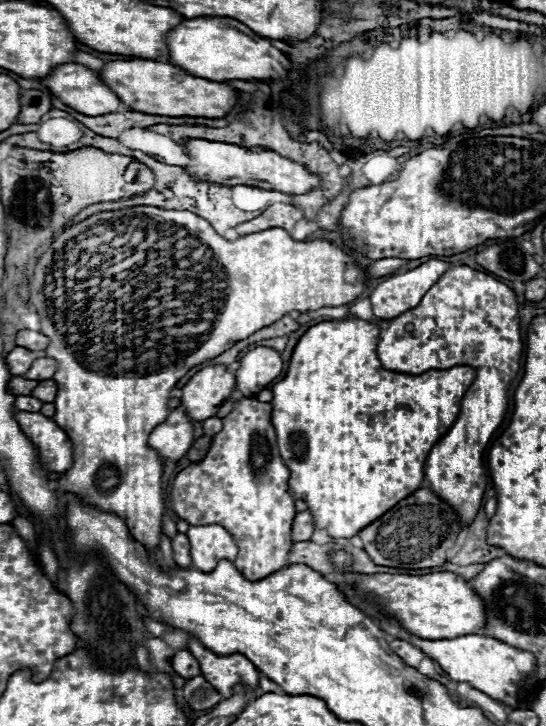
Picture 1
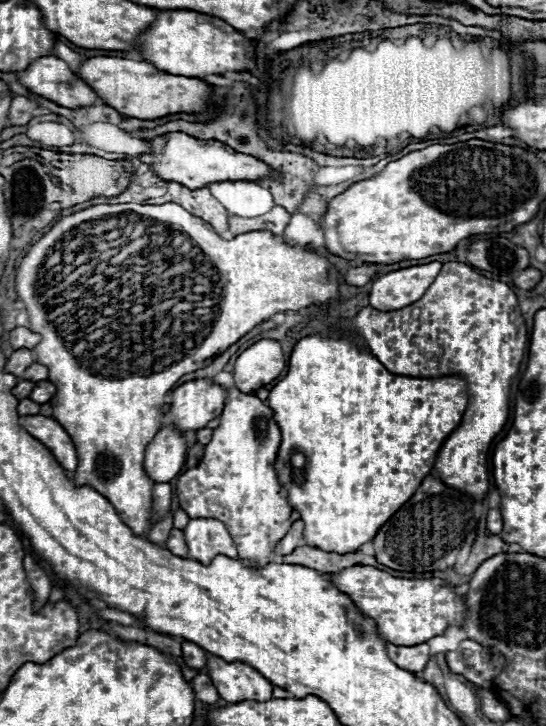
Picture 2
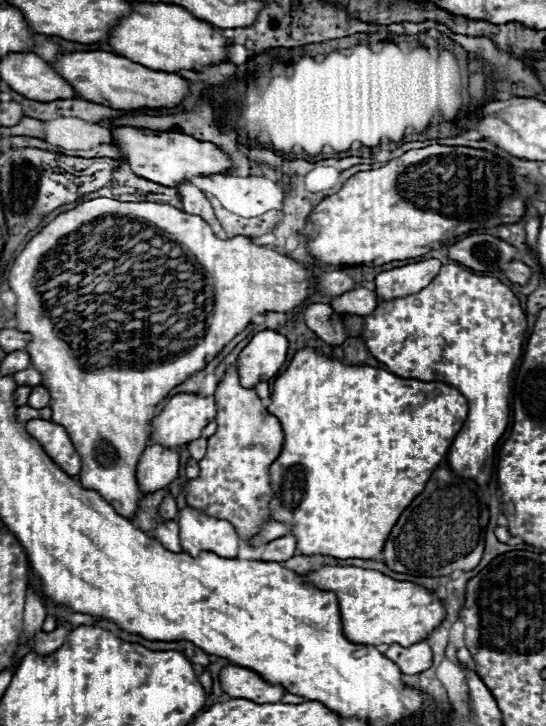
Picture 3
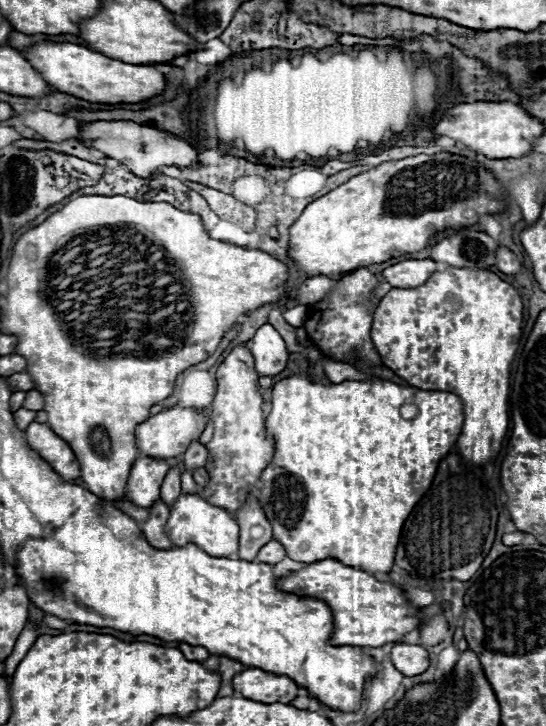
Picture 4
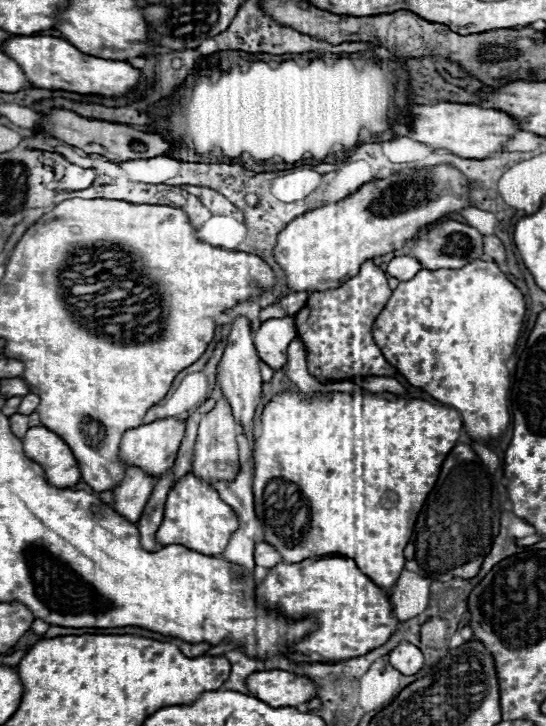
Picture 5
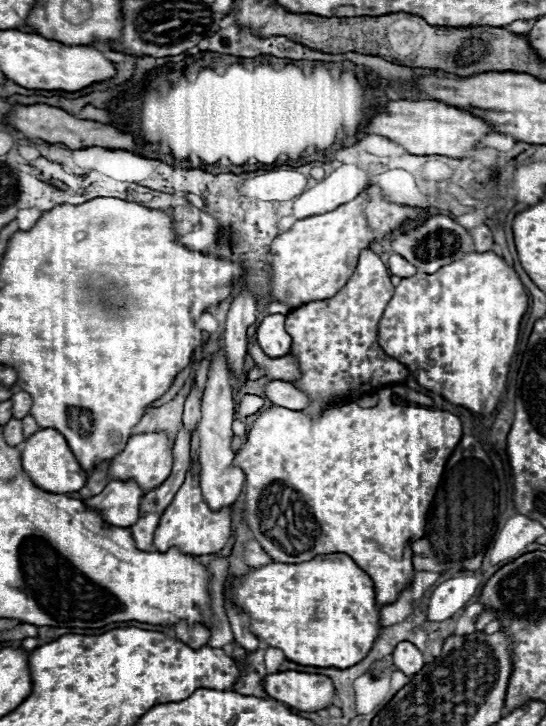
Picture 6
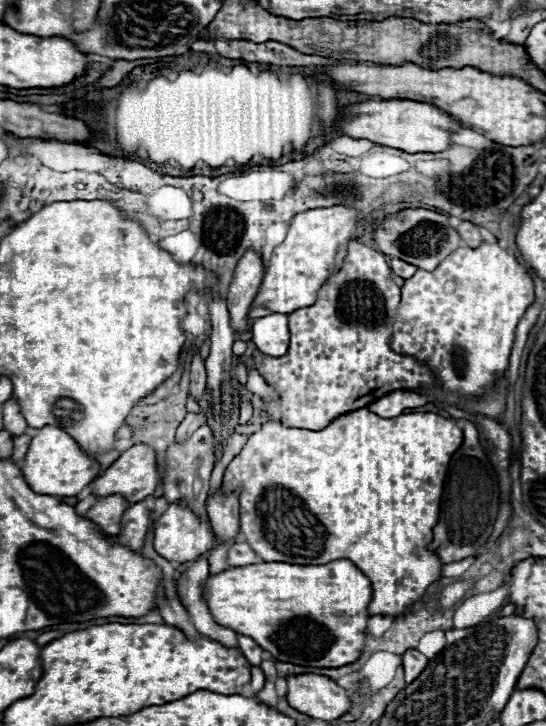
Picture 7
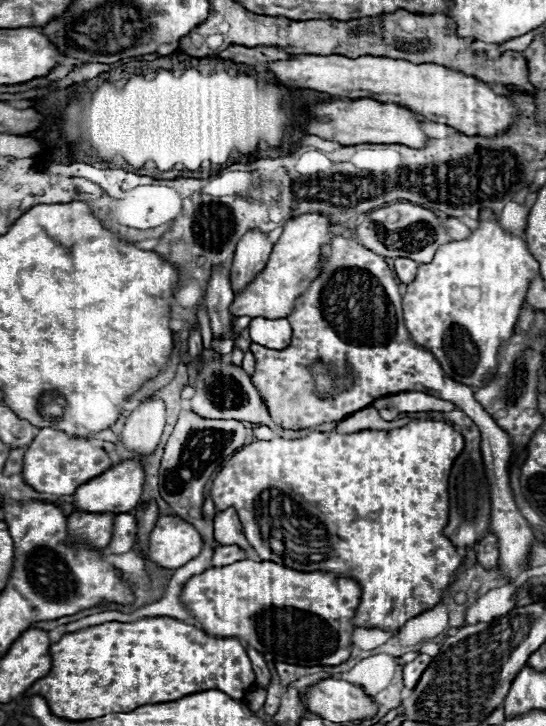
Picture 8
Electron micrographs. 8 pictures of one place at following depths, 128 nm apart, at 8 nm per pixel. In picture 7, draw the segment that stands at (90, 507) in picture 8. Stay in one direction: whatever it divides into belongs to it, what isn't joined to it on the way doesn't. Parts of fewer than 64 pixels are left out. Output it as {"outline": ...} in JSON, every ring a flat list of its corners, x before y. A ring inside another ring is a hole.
{"outline":[[136,444,94,480,92,496,104,498,120,494,128,504,142,502,156,490,156,454,146,444]]}

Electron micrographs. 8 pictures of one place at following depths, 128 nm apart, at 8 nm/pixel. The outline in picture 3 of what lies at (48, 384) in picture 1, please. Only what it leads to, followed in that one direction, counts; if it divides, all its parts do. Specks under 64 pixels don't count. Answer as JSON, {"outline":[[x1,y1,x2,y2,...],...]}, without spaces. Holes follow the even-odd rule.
{"outline":[[34,386,34,388,32,388,32,394,30,394,30,398,28,398,28,406,40,410,40,408,46,408,46,406,48,406,48,400,50,400,48,390,46,390,44,386]]}

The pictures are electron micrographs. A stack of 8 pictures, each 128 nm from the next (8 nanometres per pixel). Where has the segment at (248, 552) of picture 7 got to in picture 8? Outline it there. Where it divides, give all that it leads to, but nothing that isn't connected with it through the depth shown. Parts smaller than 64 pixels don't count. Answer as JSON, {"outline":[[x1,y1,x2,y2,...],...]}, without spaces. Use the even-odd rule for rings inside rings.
{"outline":[[218,546,210,560,210,566,228,566,238,560,246,560,248,554,238,546]]}

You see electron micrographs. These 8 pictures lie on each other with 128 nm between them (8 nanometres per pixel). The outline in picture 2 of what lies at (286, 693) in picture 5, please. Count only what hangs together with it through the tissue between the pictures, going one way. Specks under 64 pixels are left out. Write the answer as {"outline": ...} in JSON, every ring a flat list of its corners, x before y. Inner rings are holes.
{"outline":[[208,658,208,676,212,678,220,698,234,704,240,700,270,700,272,684,254,668,242,662,224,662,222,658]]}

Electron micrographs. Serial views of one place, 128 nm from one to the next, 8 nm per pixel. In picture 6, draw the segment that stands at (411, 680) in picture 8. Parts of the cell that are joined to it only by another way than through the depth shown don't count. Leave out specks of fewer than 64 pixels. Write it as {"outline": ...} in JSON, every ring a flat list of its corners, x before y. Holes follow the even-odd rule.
{"outline":[[400,642,396,646,392,658,394,658,394,664,398,666,398,670,404,672,406,676,414,676,424,666,424,658,422,658,420,650,410,642]]}

